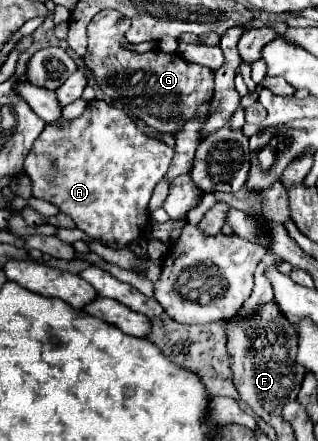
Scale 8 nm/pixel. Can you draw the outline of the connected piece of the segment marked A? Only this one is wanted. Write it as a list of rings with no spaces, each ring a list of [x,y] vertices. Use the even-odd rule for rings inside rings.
[[[91,99],[81,117],[43,129],[27,155],[25,173],[33,181],[33,197],[57,205],[89,237],[123,249],[143,237],[139,225],[146,229],[149,223],[151,193],[167,173],[171,155],[173,149],[143,135],[125,109]]]

